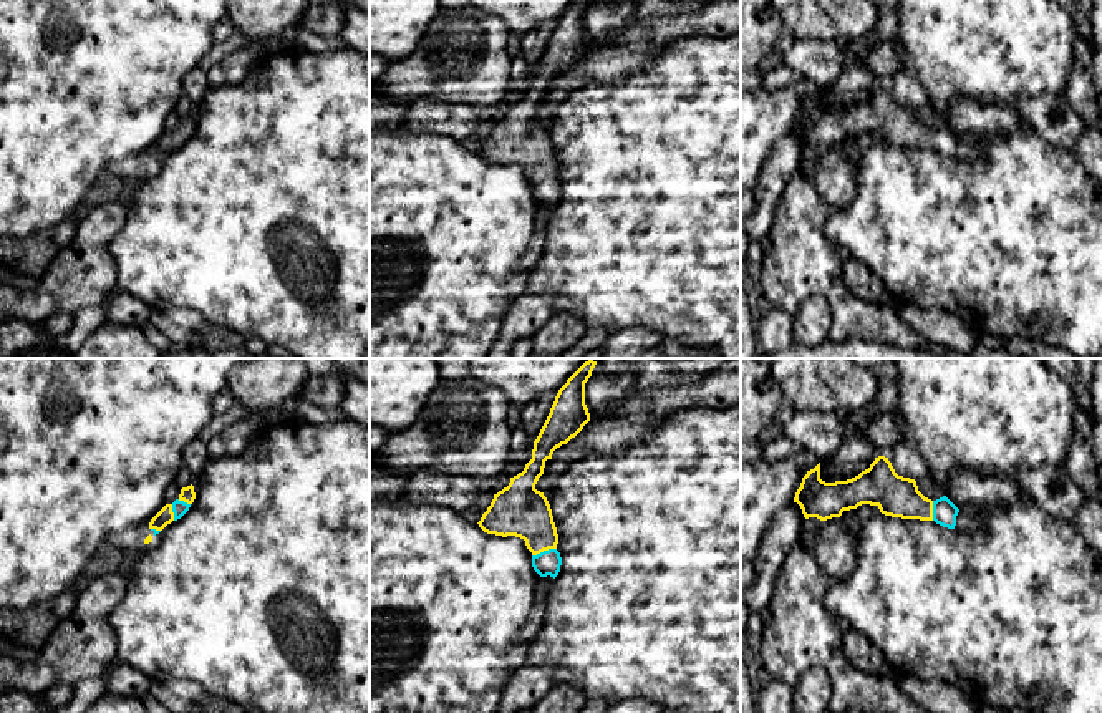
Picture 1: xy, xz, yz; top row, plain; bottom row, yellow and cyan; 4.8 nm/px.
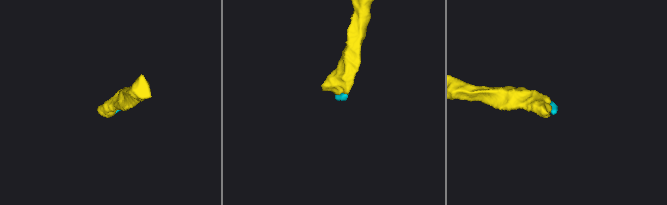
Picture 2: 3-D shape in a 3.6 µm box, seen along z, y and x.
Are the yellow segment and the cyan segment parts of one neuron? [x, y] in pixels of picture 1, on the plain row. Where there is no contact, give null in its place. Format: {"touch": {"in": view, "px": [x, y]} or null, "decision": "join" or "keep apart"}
{"touch": {"in": "xz", "px": [544, 178]}, "decision": "join"}

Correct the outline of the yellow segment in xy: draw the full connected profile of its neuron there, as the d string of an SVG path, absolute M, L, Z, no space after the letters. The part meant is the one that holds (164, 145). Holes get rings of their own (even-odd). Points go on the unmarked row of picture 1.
M194 114L181 118L179 126L172 133L166 133L149 151L149 158L159 162L167 153L181 148L196 128Z

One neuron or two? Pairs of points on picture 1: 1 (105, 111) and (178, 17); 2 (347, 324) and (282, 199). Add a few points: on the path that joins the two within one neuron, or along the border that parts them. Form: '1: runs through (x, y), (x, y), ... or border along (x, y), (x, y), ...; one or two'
1: runs through (106, 88), (154, 40); one
2: runs through (347, 292), (347, 264), (314, 231); one

